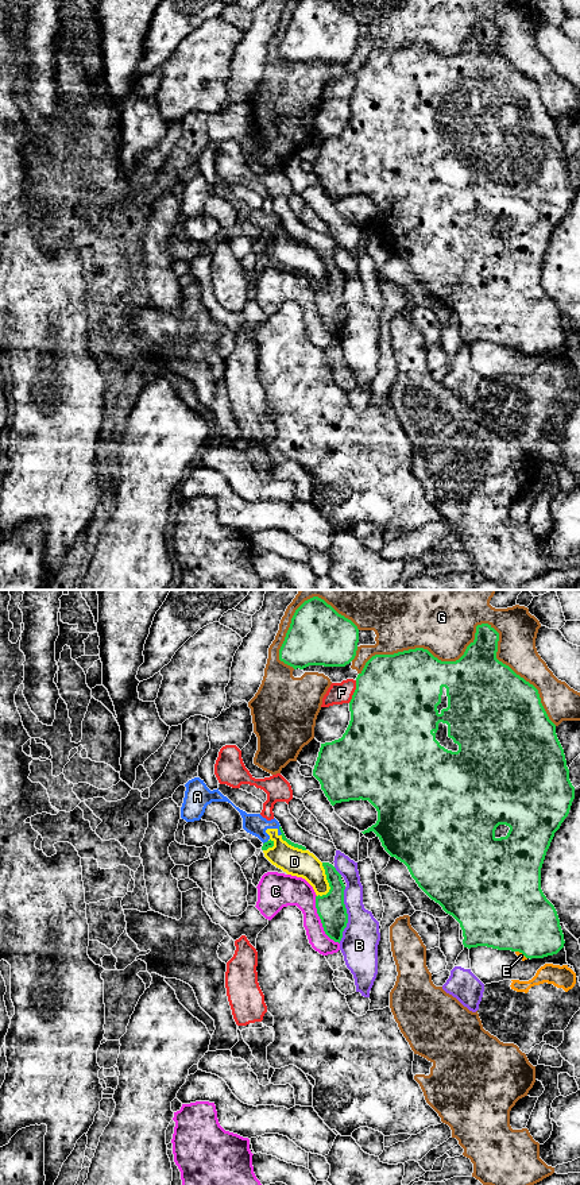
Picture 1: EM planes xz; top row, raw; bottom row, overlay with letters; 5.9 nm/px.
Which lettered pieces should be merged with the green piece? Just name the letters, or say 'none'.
none

